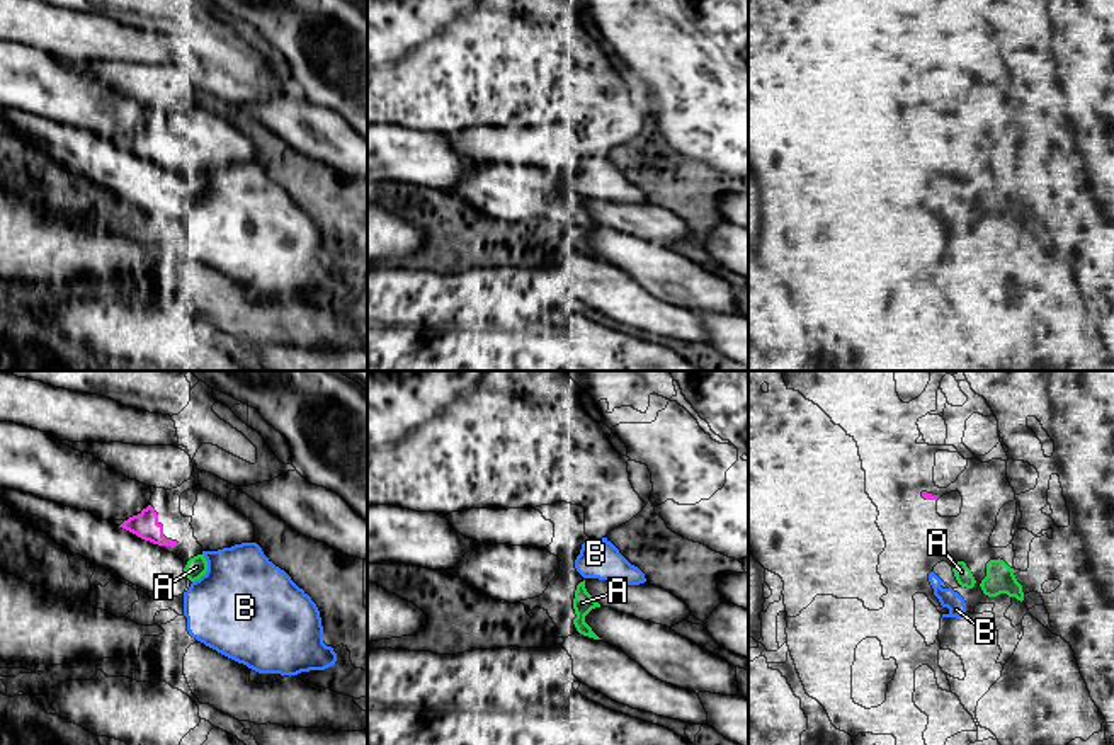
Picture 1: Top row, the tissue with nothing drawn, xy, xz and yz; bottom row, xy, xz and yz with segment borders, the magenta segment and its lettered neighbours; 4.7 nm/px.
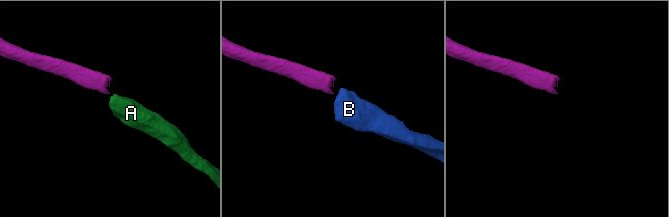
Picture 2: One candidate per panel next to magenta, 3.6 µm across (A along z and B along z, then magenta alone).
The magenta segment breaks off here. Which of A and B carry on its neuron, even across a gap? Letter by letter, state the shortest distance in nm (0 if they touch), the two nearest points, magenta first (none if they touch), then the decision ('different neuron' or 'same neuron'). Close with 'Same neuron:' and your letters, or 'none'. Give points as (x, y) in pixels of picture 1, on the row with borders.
A: 100 nm | xy (176, 545), (191, 558) | same neuron
B: 130 nm | xy (177, 543), (203, 551) | different neuron
Same neuron: A

